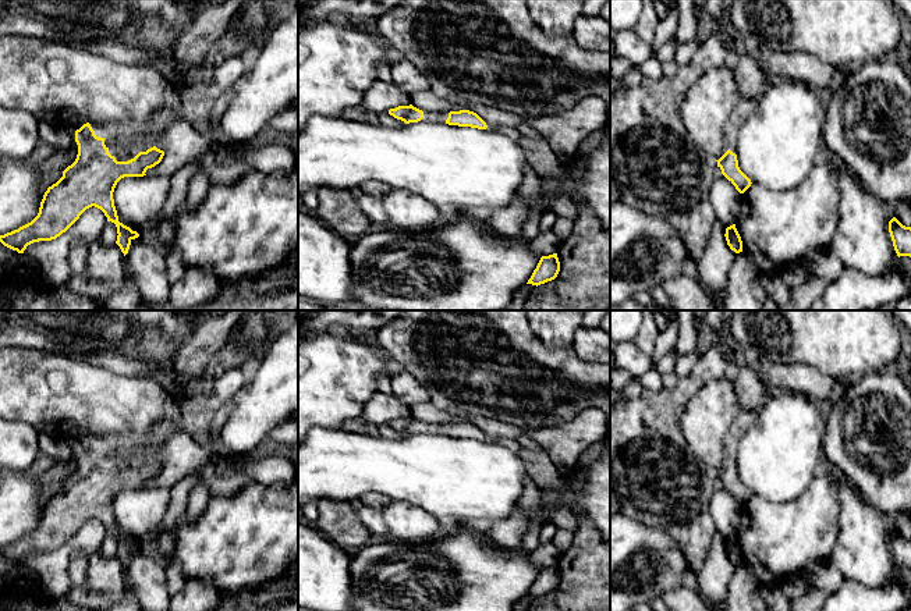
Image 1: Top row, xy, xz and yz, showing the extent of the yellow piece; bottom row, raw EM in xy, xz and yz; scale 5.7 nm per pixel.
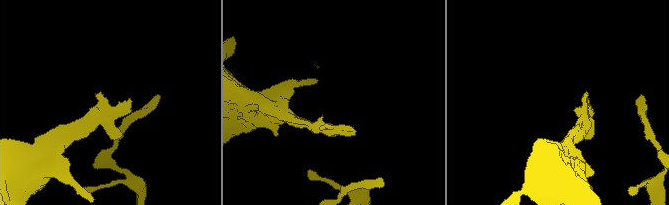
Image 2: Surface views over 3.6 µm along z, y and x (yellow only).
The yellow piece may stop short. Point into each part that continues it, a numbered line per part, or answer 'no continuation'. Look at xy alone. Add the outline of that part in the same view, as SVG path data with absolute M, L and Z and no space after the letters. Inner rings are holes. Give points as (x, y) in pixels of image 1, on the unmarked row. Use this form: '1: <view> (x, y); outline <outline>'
1: xy (123, 453); outline M156 426L145 434L130 434L128 437L95 438L95 447L104 451L109 465L117 473L128 473L139 463L146 463L139 454L148 448L156 448L166 441L169 430L166 426Z

